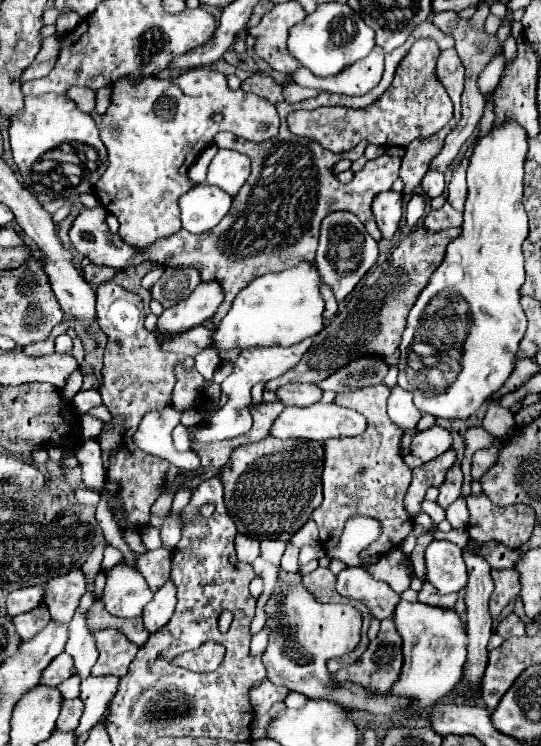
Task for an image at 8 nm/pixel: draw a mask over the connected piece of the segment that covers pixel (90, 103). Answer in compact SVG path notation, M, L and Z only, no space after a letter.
M73 86L67 90L67 96L83 110L83 112L93 112L95 110L95 92L91 88L83 86Z

